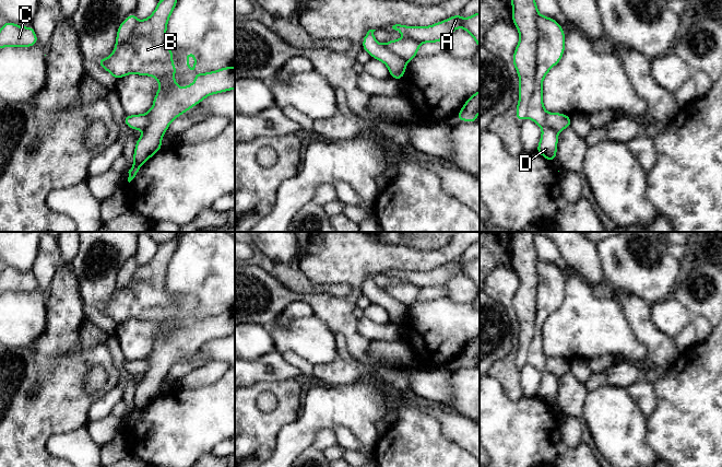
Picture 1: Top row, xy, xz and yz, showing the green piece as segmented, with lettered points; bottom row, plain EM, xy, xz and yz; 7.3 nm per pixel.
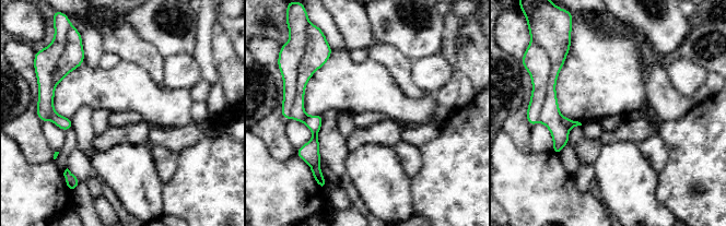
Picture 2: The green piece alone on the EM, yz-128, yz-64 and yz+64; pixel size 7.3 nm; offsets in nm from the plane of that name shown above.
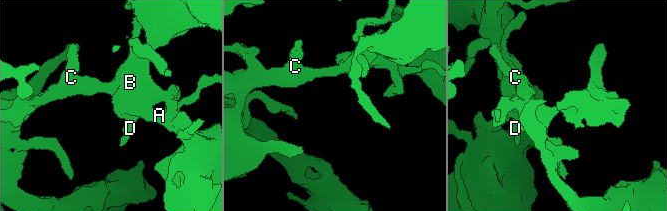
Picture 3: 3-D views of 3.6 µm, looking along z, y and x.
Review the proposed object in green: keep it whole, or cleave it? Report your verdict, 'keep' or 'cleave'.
cleave

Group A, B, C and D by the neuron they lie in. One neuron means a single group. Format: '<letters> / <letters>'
A / B C D

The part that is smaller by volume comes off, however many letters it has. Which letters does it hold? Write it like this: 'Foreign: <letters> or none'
Foreign: B, C, D

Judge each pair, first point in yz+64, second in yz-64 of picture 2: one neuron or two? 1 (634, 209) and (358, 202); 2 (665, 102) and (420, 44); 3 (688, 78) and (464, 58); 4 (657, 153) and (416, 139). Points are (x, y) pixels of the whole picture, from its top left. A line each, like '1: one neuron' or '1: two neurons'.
1: two neurons
2: two neurons
3: two neurons
4: two neurons

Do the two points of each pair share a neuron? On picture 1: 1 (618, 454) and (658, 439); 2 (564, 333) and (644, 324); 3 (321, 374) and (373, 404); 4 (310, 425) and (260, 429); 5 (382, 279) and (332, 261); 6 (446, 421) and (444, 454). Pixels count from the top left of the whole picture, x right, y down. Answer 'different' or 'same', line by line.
1: different
2: different
3: different
4: different
5: different
6: different

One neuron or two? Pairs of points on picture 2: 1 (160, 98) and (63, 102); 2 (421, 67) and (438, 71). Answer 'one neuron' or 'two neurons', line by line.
1: one neuron
2: one neuron

